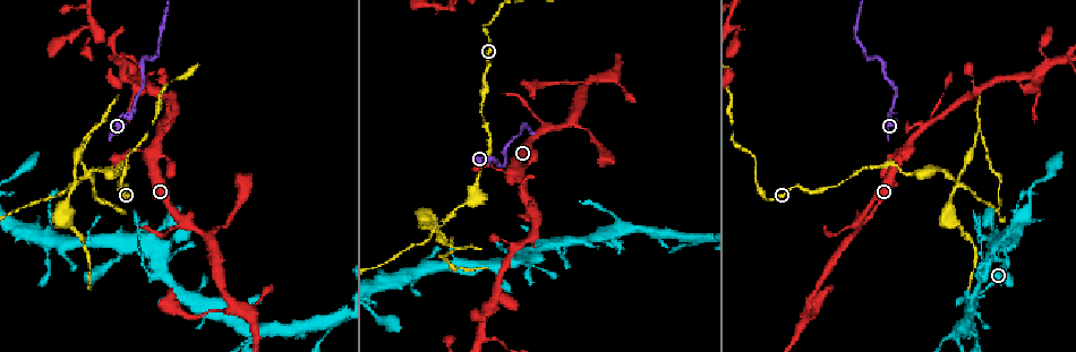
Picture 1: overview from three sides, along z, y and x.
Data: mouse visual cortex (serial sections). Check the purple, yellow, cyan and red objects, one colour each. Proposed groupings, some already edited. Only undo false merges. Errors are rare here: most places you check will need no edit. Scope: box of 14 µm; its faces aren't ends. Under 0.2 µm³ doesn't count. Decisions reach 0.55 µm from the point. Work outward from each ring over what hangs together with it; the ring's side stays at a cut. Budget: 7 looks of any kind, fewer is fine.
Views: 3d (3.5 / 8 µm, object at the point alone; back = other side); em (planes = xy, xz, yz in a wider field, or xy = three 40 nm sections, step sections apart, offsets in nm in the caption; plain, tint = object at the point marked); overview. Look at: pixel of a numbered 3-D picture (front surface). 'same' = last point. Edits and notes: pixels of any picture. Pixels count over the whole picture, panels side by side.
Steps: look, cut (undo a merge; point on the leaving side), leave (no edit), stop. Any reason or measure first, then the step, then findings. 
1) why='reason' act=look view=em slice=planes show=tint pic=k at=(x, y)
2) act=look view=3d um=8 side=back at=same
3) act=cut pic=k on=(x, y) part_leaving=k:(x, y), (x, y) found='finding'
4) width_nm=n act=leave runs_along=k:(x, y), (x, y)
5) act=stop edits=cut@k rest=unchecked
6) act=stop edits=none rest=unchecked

why='sharp bend' act=look view=3d um=3.5 pic=1 at=(142, 58)

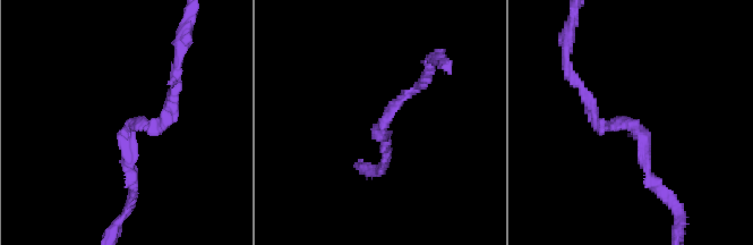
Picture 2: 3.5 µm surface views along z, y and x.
why='need the tissue' act=look view=em slice=xy step=3 show=tint pic=2 at=(636, 130)

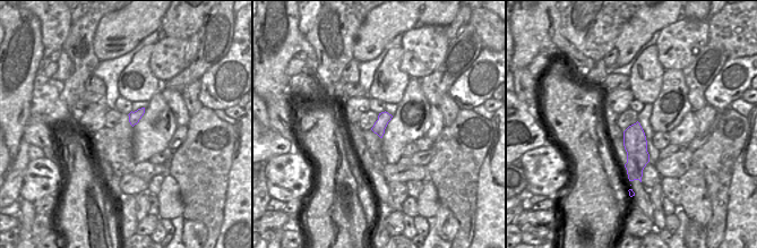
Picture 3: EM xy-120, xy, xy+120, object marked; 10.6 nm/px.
act=leave runs_along=2:(131, 195), (128, 125), (162, 125), (170, 108) found='one cell here'

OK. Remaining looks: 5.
why='two arms in line, one across' act=look view=3d um=3.5 side=back pic=1 at=(956, 184)

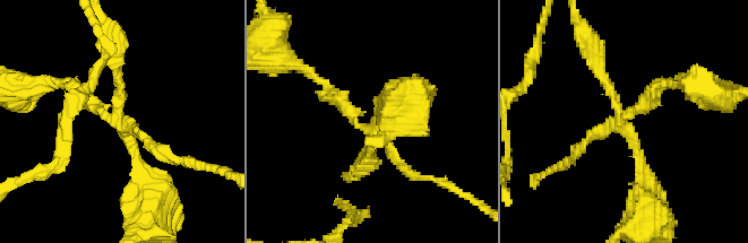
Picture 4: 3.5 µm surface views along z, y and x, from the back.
act=look view=em slice=xy step=2 show=tint pic=4 at=(115, 123)

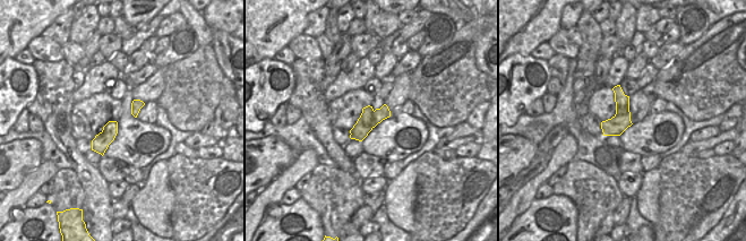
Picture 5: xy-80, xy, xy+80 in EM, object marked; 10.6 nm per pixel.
act=cut pic=4 on=(136, 170) border=5:(357, 122), (358, 132), (351, 135) found='two cells meet here'

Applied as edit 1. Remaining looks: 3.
act=look view=overview

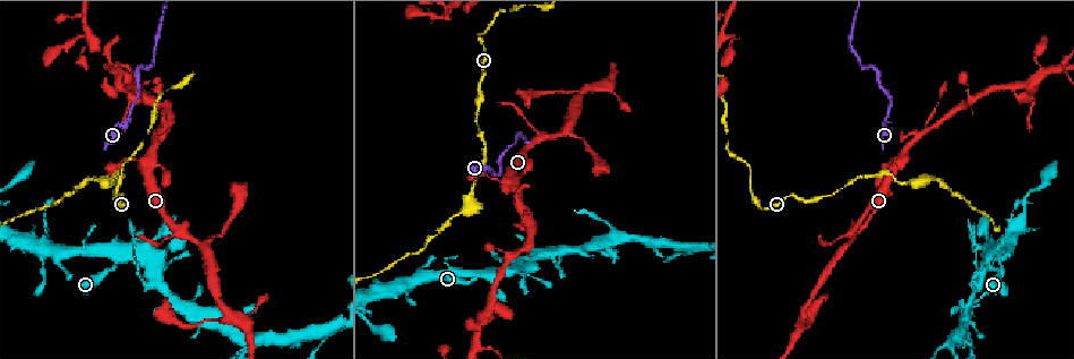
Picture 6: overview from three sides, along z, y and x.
why='three arms meet' act=look view=3d um=8 pic=6 at=(566, 132)

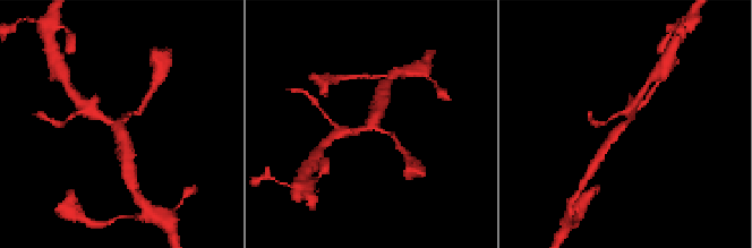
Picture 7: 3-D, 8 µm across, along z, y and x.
why='shape alone is not enough' act=look view=em slice=xy step=5 show=tint pic=7 at=(118, 124)

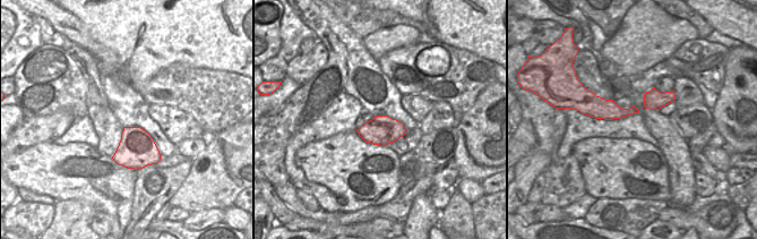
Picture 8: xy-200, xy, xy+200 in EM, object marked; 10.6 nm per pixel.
width_nm=320 act=leave runs_along=7:(90, 108), (118, 125), (126, 147) found='continuous, no second cell'

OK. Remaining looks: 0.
act=stop edits=cut@4 rest=unchecked

